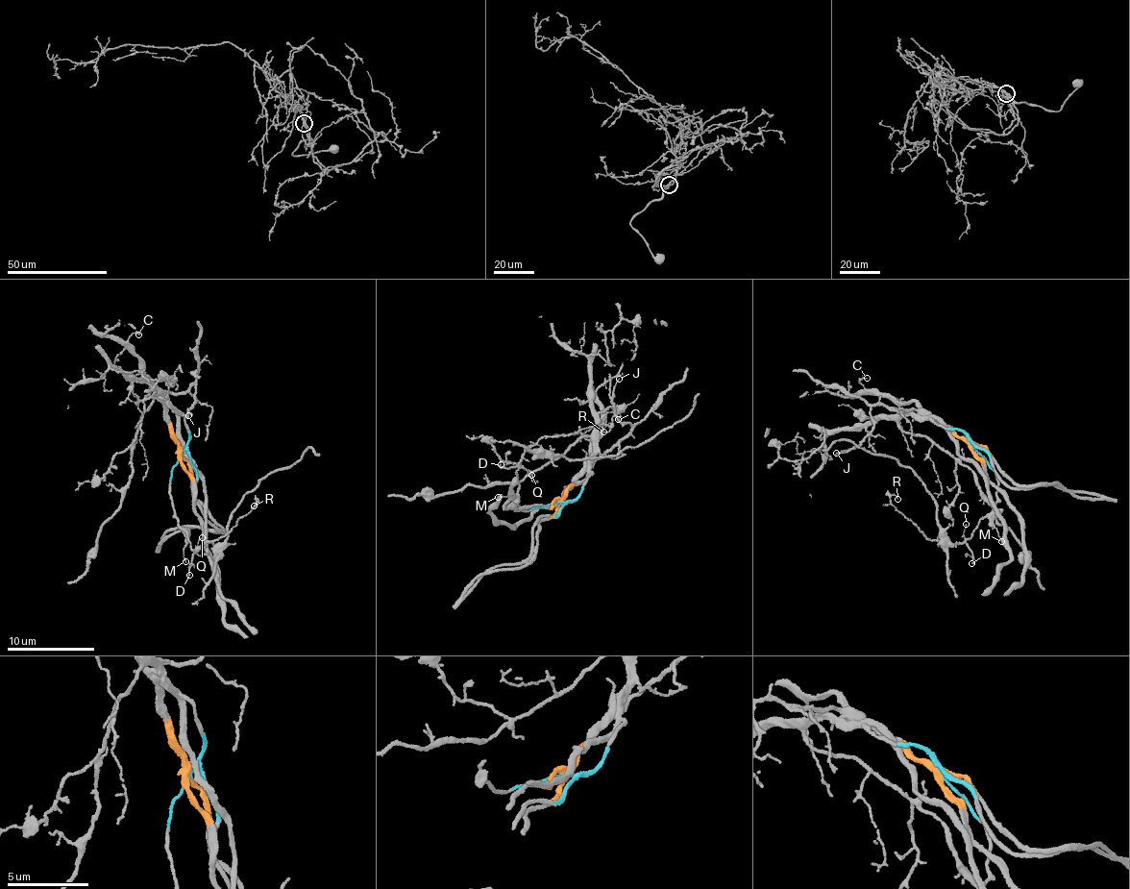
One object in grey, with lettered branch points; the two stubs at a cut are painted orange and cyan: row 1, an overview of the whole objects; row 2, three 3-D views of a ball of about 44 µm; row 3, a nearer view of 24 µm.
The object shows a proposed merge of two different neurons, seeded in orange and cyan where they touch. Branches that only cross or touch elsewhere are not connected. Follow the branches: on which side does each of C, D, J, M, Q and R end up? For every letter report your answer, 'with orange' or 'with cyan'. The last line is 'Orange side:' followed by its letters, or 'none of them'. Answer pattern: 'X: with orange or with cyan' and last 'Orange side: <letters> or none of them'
C: with orange
D: with cyan
J: with orange
M: with cyan
Q: with cyan
R: with cyan
Orange side: C, J

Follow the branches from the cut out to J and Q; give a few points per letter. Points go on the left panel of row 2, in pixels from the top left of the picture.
J: (181, 452), (163, 416), (168, 393), (187, 390), (192, 384), (196, 390), (195, 404), (185, 413), (188, 415)
Q: (182, 453), (170, 485), (171, 505), (177, 524), (184, 530), (193, 549), (202, 537)

